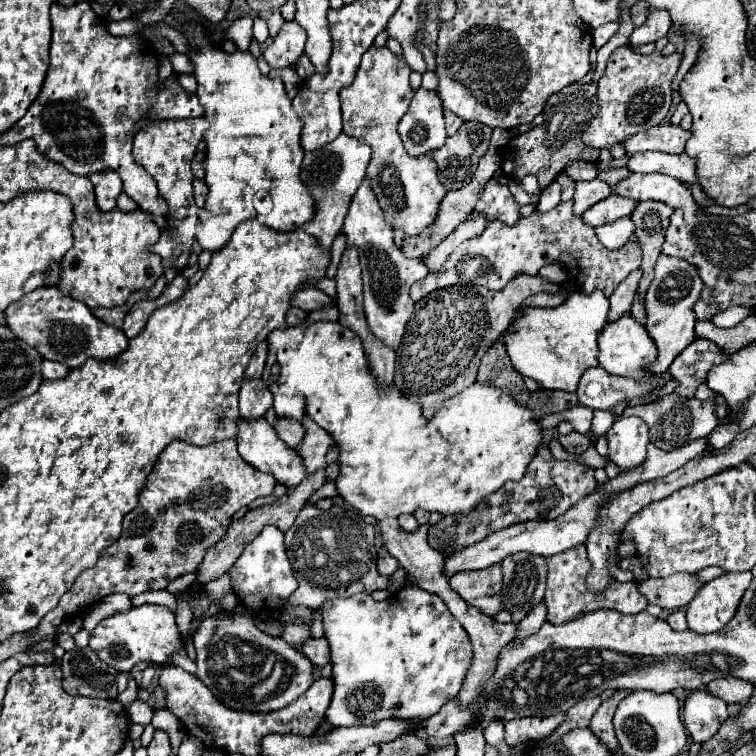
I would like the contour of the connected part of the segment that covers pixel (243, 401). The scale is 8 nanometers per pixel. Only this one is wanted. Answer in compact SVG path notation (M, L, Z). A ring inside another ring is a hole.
M246 380L240 388L240 416L244 420L258 420L272 408L272 392L262 380ZM264 386L264 388L260 388Z

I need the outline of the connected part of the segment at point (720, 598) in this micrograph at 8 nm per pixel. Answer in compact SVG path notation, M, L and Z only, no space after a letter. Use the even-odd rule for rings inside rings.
M726 572L704 584L686 608L688 628L700 634L722 630L736 614L744 590L750 586L750 572Z

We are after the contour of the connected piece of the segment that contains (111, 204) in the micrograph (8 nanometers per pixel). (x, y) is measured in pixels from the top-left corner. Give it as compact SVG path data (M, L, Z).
M104 170L104 172L94 172L88 178L94 184L98 208L104 210L104 212L116 208L116 200L122 194L122 180L120 180L120 176L116 172L112 172L112 170Z

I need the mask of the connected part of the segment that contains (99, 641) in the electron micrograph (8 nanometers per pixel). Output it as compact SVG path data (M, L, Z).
M144 604L138 608L130 608L130 612L102 620L90 632L90 648L100 656L100 660L108 662L118 672L126 672L140 660L166 664L172 654L184 648L184 638L180 636L180 630L174 622L174 612L170 608L158 604Z

